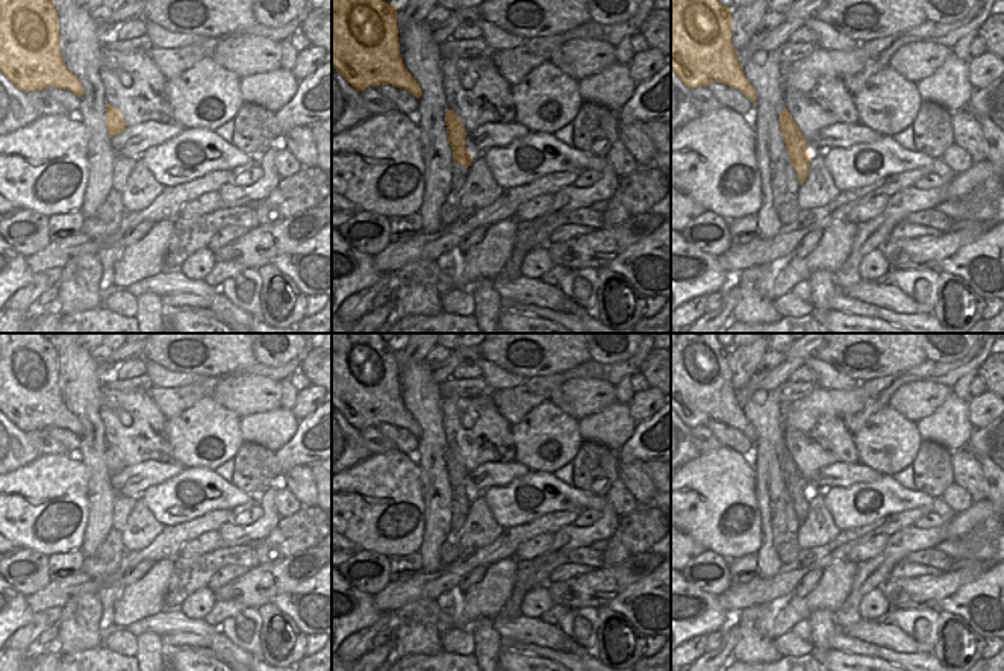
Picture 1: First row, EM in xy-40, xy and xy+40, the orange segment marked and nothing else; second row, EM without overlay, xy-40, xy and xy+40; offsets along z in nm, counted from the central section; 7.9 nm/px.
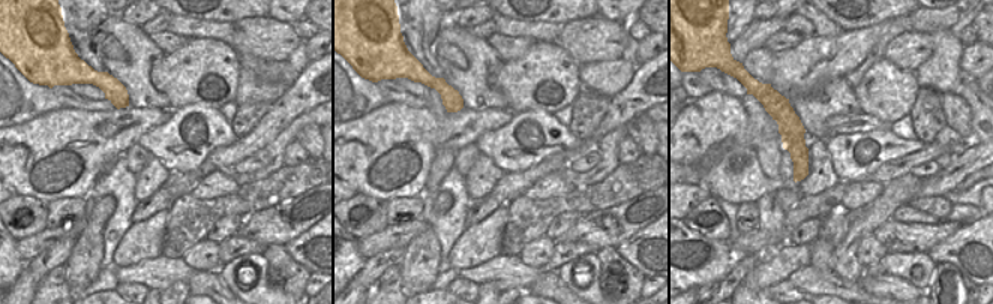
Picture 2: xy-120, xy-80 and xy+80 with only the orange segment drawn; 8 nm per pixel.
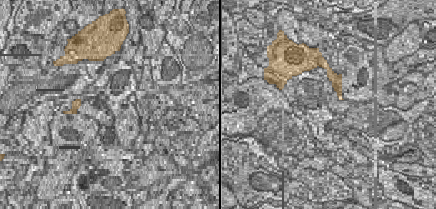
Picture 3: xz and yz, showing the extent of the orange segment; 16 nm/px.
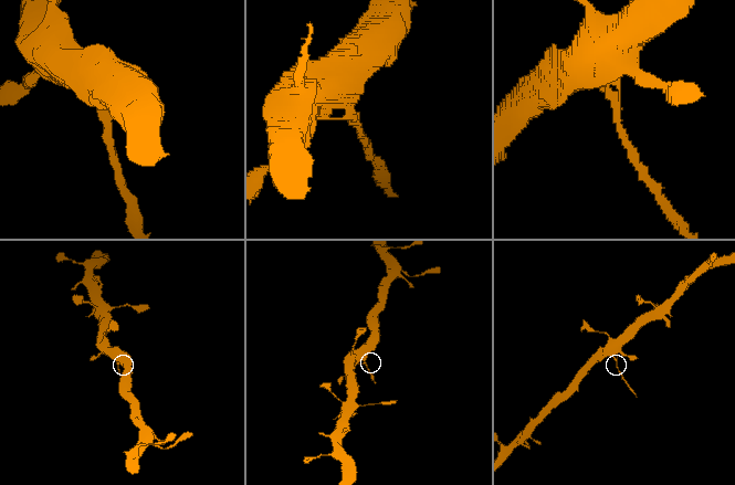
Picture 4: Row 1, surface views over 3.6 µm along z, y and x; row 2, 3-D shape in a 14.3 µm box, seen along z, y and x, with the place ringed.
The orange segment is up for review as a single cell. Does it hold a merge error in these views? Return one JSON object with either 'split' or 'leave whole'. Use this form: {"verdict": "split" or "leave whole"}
{"verdict": "split"}

